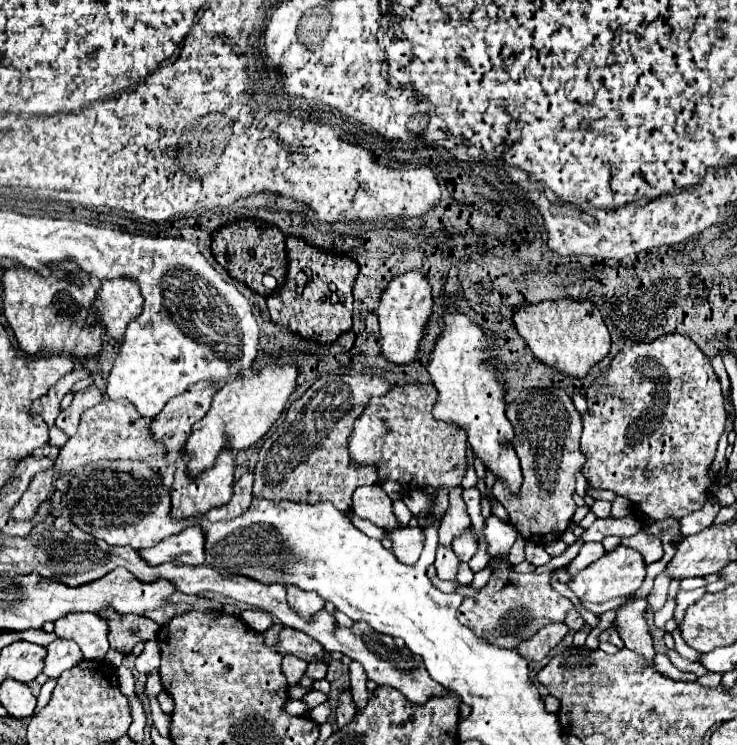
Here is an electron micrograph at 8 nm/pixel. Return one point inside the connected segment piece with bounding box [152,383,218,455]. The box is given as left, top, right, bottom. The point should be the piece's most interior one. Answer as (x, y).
(174, 424)

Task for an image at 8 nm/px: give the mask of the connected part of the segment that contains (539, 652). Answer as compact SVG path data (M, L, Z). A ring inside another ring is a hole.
M550 623L548 627L542 627L536 635L532 635L530 639L522 641L516 651L528 659L528 661L542 661L550 649L554 649L562 639L564 635L568 633L570 629L564 625L564 623Z

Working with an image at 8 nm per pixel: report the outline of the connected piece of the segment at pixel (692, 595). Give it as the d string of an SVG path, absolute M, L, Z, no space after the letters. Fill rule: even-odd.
M700 587L700 589L694 589L694 591L680 591L680 593L676 595L676 601L678 601L678 607L676 607L676 619L678 619L678 623L682 621L686 607L692 605L692 603L696 603L704 593L706 593L706 589Z

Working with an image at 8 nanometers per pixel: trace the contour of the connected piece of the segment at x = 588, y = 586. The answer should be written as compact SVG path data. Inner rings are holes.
M620 545L614 551L604 553L596 563L590 563L584 571L572 575L568 581L568 587L576 593L578 599L584 599L590 603L604 603L608 599L622 597L622 595L628 595L628 593L640 589L644 577L646 577L646 563L644 563L642 555L634 549Z

